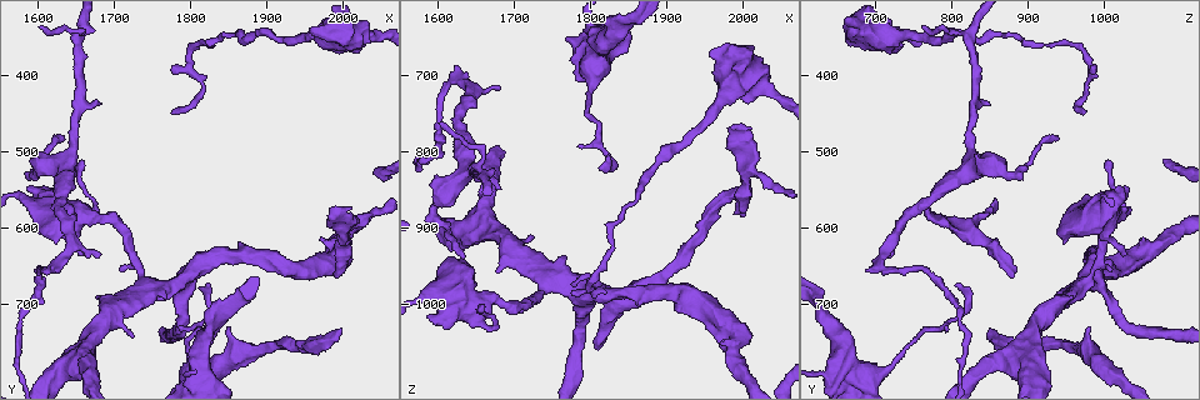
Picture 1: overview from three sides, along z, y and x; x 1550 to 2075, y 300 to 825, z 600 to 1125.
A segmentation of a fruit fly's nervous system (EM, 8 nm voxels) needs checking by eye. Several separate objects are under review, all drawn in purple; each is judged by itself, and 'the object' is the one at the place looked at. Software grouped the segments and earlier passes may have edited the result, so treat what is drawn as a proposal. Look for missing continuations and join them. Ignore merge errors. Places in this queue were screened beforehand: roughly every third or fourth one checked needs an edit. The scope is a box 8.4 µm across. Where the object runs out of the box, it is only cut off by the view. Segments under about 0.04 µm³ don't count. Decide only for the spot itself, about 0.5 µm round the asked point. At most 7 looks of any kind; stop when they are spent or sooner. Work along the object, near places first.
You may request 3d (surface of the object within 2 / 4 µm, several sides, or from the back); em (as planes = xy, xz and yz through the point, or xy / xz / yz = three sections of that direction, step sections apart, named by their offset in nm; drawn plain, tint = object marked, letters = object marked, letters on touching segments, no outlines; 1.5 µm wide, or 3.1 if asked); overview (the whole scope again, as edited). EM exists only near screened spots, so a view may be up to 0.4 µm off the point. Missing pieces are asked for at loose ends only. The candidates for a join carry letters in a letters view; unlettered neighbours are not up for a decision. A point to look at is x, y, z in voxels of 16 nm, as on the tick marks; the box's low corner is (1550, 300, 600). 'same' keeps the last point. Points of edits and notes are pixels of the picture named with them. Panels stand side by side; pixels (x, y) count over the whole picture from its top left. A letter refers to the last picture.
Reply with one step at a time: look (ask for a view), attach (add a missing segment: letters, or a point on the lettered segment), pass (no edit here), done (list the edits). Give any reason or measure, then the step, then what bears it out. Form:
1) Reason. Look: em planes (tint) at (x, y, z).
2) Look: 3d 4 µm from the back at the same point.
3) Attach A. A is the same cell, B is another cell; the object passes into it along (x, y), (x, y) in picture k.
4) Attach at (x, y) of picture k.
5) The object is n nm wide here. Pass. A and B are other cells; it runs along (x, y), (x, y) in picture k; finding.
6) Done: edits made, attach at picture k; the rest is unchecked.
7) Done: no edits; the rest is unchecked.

Branch stops here. Look: em xy step 4 (letters) at (2000, 730, 845).

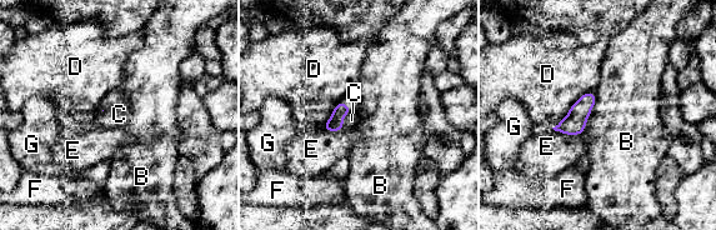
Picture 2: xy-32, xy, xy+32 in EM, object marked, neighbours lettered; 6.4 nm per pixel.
Attach C. C is the same cell, B, D, E, F and G are other cells; the object passes into it along (335, 124), (343, 118), (351, 120) in picture 2; the neuron continues.

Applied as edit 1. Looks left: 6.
Thin end. Look: em planes (tint) at (1770, 390, 985).

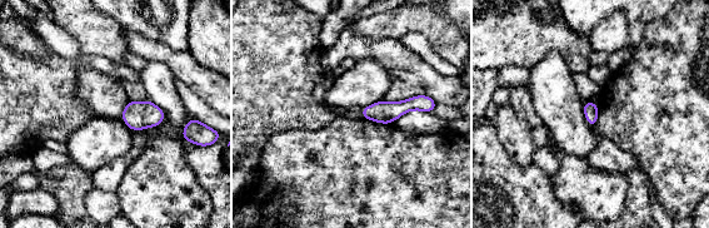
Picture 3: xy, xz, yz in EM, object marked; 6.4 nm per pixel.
Look: em planes (letters) at the same point.

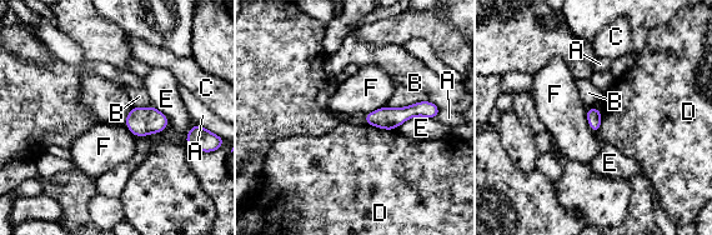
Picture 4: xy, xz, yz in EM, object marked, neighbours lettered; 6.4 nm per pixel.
Pass. A, B, C, D, E and F are other cells; none of them fits.

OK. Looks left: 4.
Free end. Look: em xz step 4 (letters) at (1630, 485, 945).

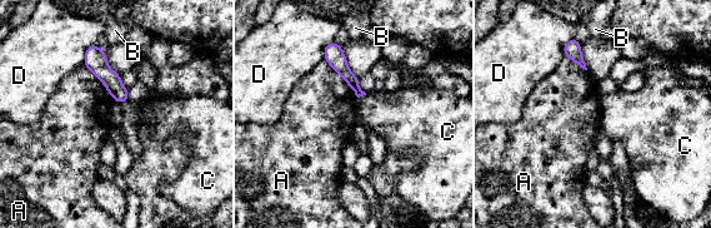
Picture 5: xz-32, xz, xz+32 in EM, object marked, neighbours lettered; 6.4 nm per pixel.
Look: em planes (letters) at the same point.

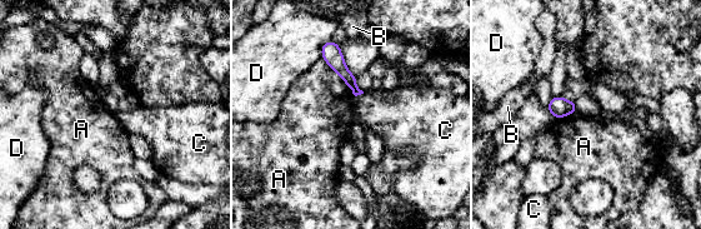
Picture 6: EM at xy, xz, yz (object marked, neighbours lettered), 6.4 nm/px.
Pass. A, B, C and D are other cells; a border runs along (364, 93), (355, 96) in picture 6; no lettered segment goes on from it.

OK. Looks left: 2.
Done: edits made, attach at picture 2; the rest is unchecked.

